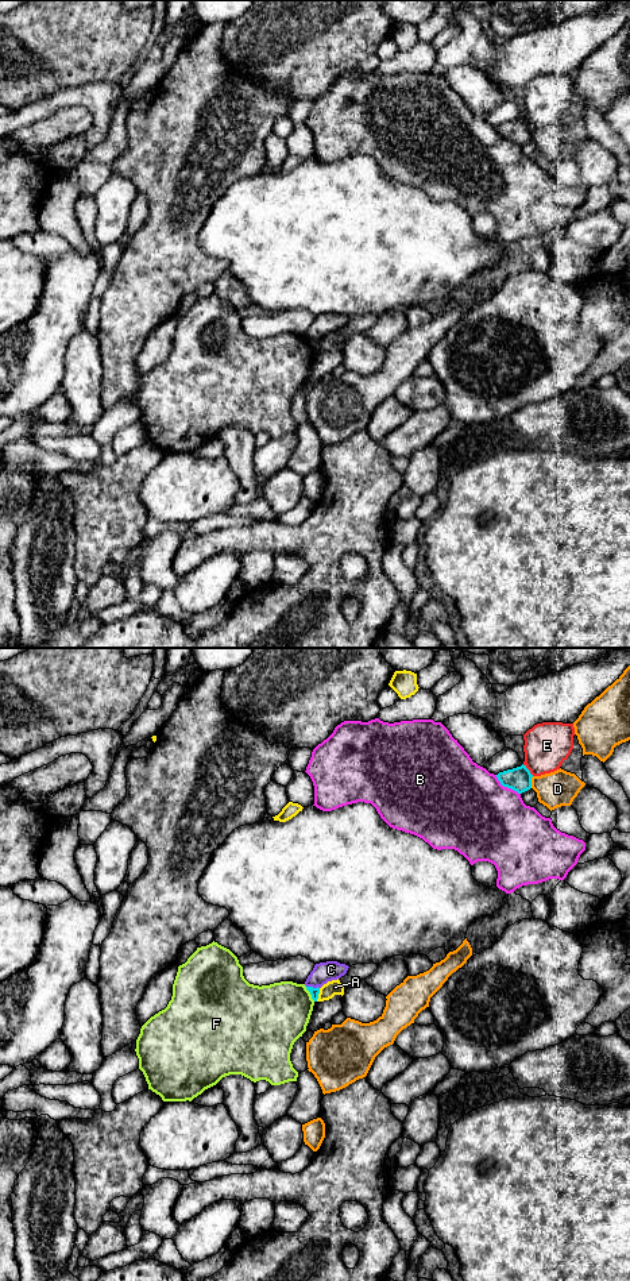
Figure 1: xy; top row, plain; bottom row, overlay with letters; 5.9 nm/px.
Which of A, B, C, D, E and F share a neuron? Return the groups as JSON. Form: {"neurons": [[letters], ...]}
{"neurons": [["A"], ["B"], ["C"], ["D"], ["E"], ["F"]]}

